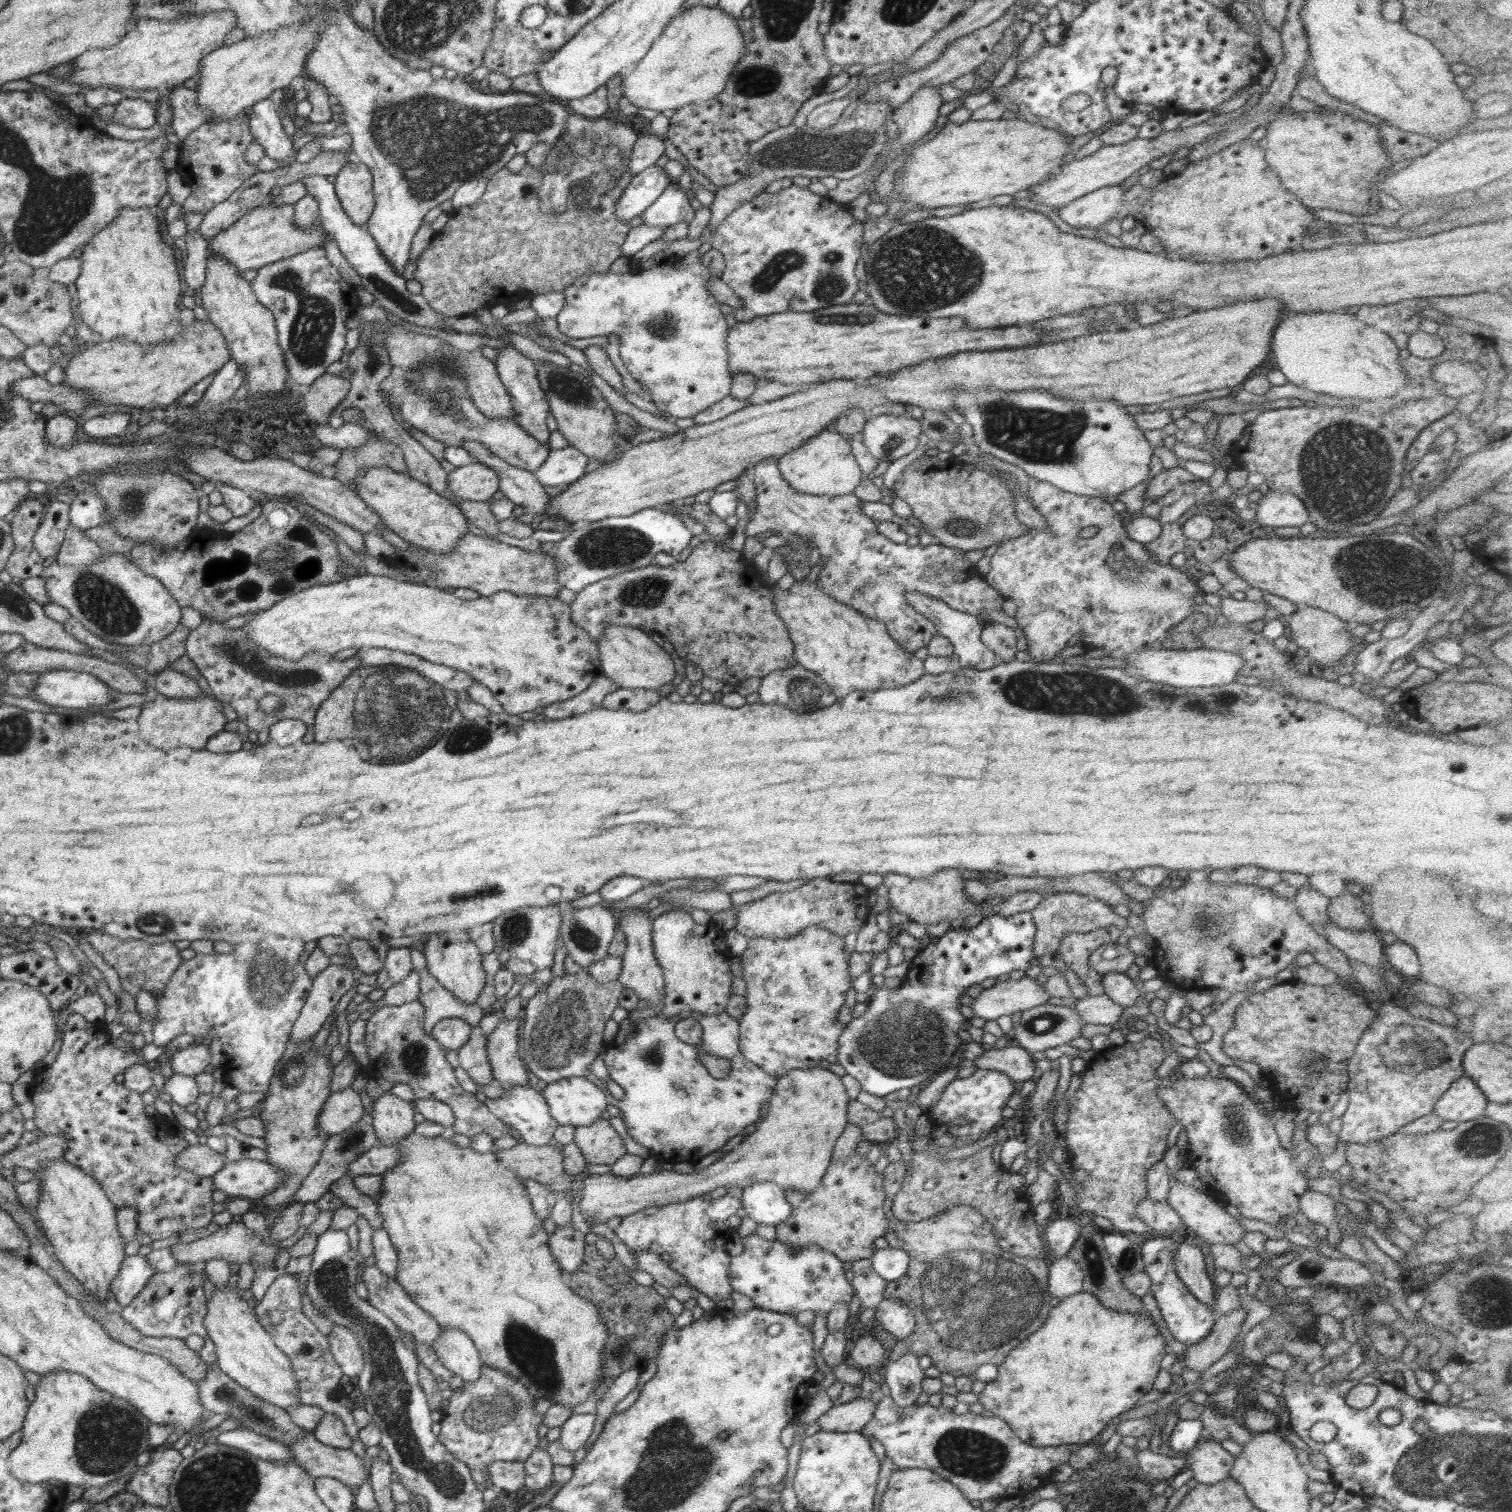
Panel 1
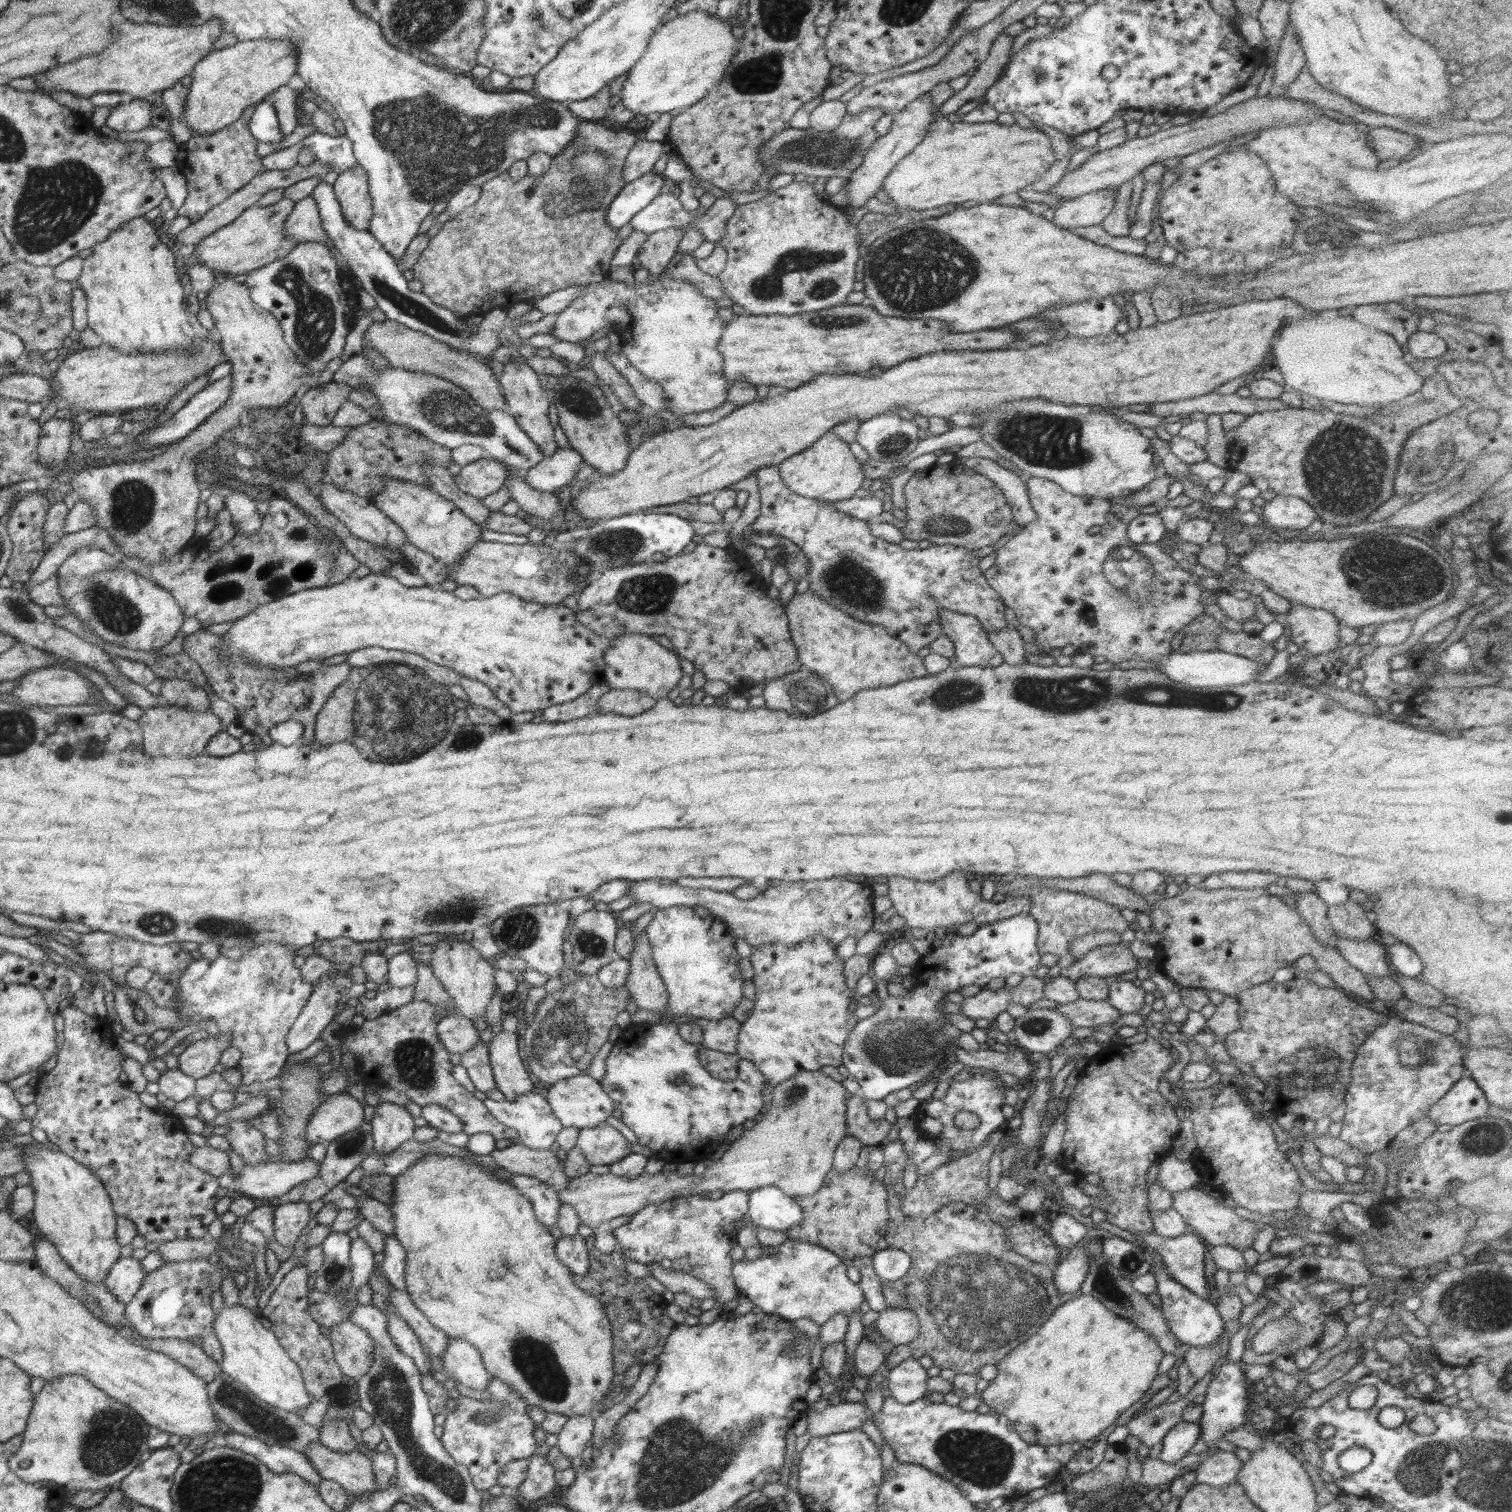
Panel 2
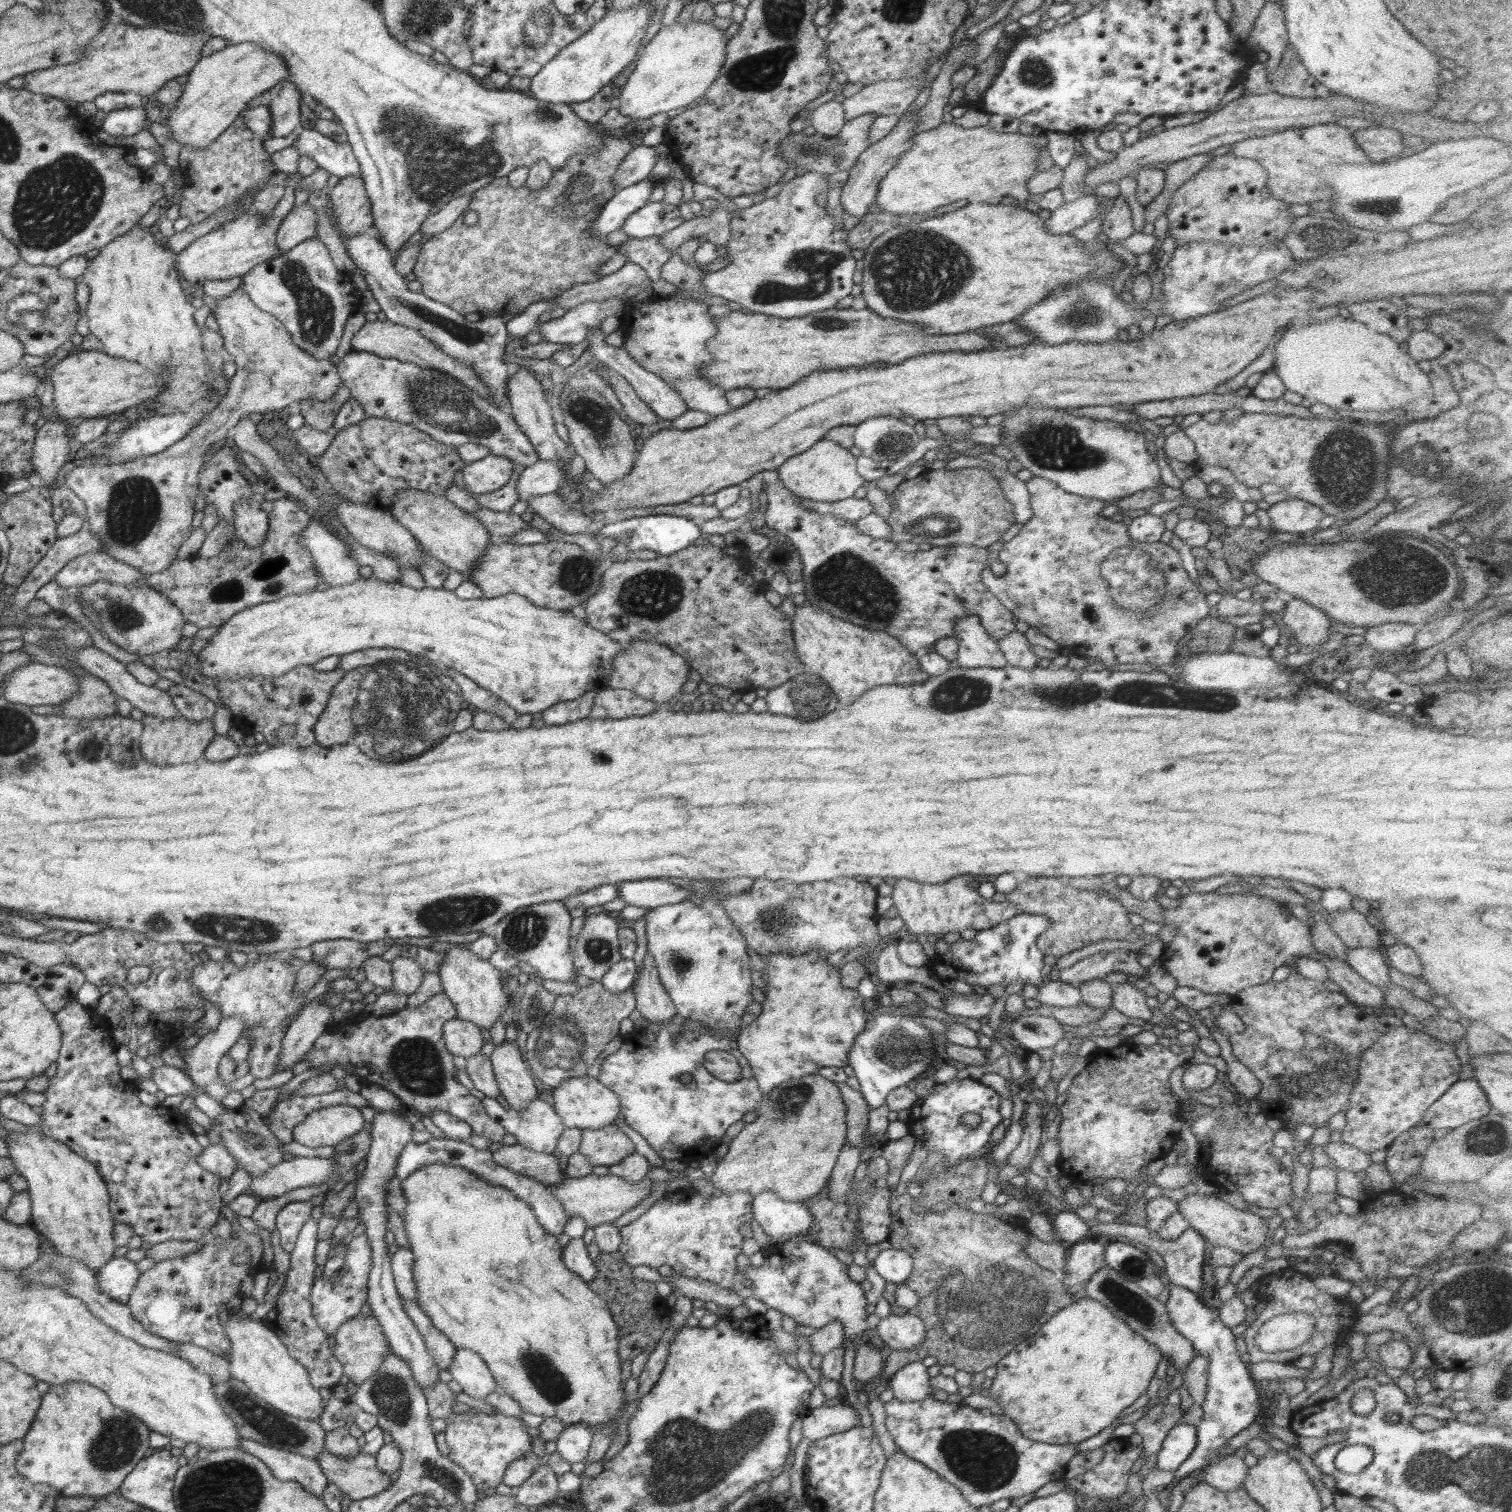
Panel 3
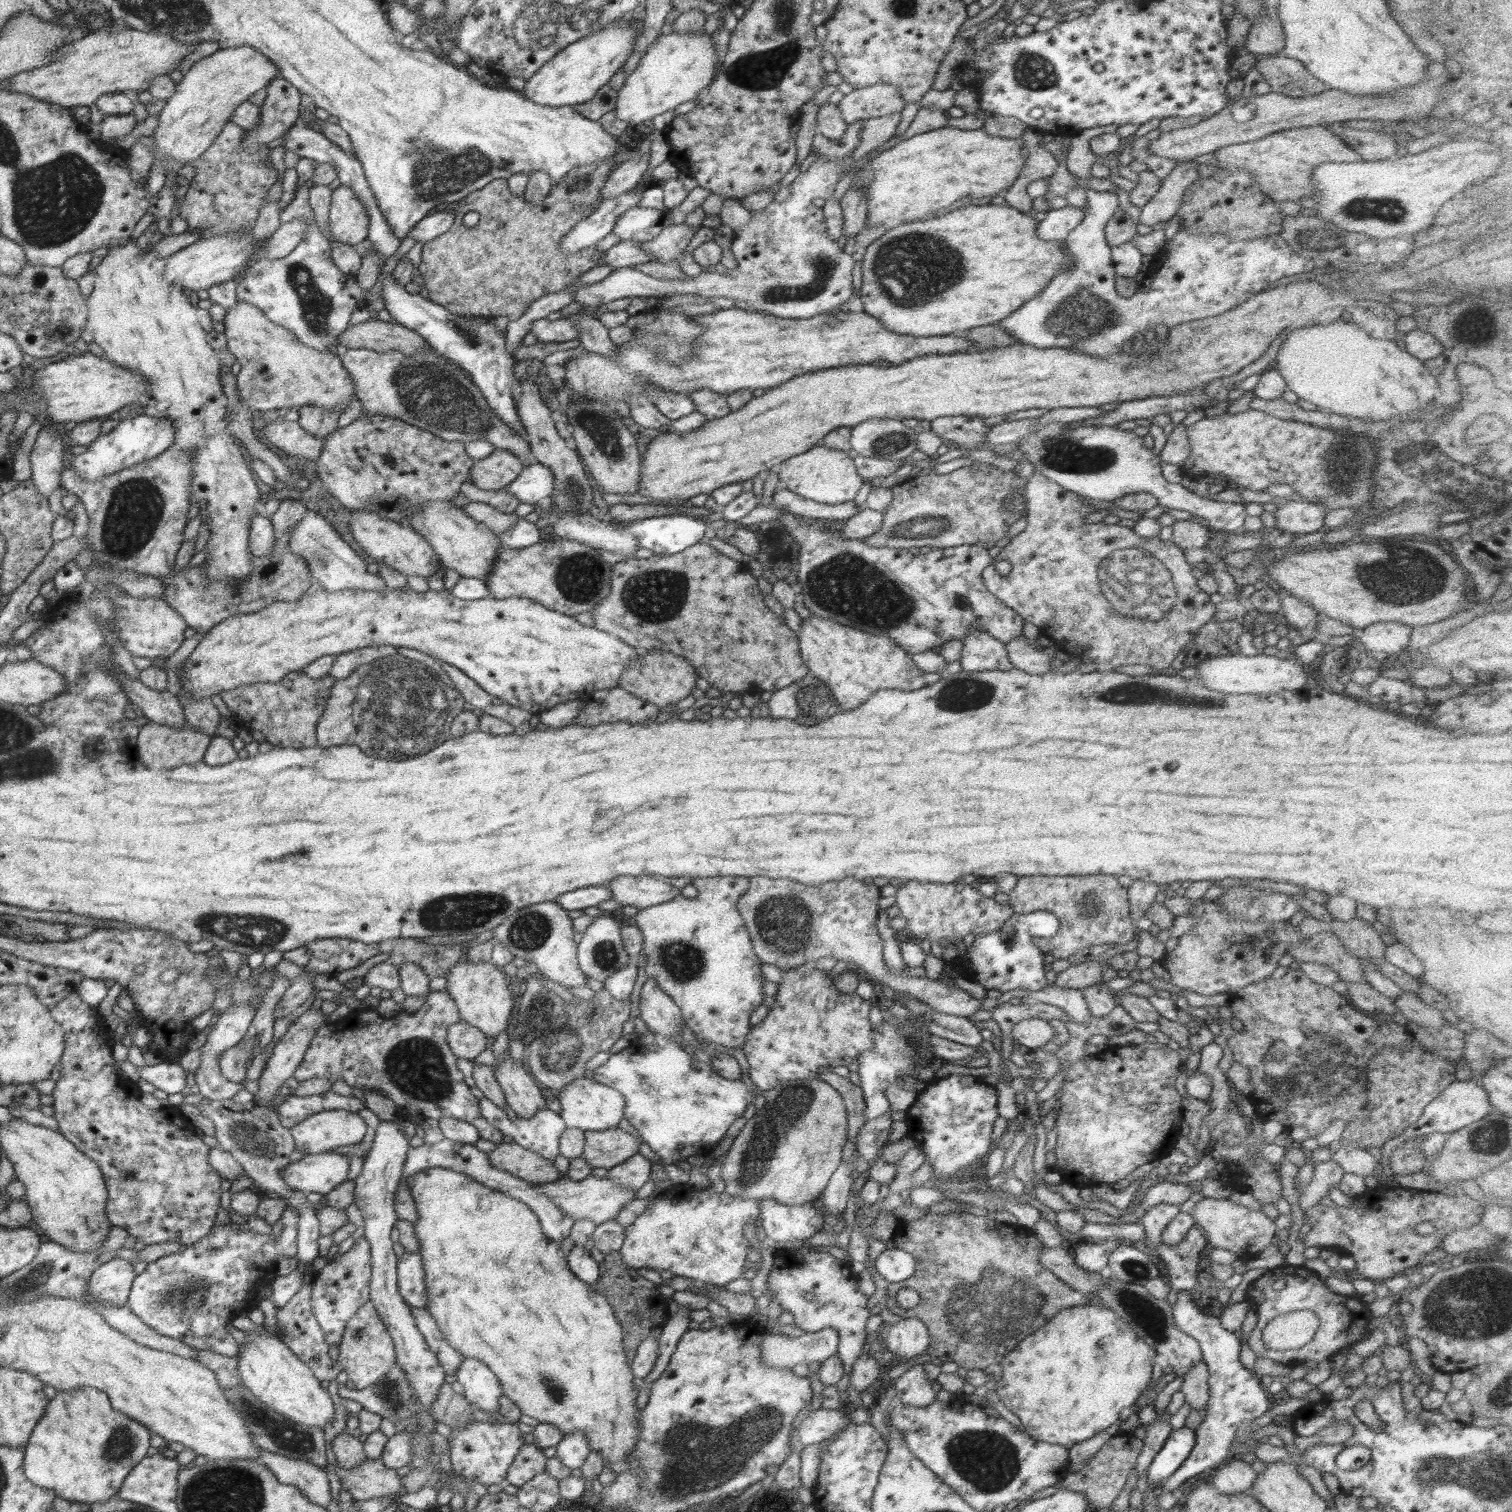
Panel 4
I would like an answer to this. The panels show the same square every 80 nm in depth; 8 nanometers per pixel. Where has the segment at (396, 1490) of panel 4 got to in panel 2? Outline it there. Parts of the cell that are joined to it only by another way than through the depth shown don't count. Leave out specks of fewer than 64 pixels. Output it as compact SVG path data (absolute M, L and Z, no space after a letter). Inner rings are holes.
M320 1441L311 1442L303 1452L305 1457L316 1467L317 1473L324 1479L336 1481L340 1486L347 1490L352 1499L361 1495L365 1491L376 1491L377 1484L372 1472L372 1457L364 1455L364 1449L354 1450L347 1453L330 1450Z

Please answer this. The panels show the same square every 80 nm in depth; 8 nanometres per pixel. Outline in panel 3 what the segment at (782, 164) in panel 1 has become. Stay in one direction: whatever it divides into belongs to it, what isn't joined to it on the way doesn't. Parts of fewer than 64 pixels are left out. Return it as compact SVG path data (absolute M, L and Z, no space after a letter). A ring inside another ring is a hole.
M863 114L862 116L845 120L841 131L833 137L820 133L811 136L804 135L802 131L790 133L789 139L779 146L779 154L789 162L807 170L807 172L821 172L822 174L834 174L840 170L849 171L859 156L866 150L869 144L869 132L874 119L878 115ZM720 205L710 216L700 216L697 219L685 221L680 226L666 232L660 237L660 242L672 254L676 253L679 246L686 240L698 239L698 237L706 237L714 245L725 246L728 250L727 245L731 236L730 222L728 209Z

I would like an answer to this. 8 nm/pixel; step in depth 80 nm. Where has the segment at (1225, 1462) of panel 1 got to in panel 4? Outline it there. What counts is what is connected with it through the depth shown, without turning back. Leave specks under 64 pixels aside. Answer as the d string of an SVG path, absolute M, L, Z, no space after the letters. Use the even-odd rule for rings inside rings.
M1236 1459L1216 1467L1216 1473L1212 1474L1212 1484L1224 1494L1246 1493L1252 1488L1257 1474L1249 1463Z

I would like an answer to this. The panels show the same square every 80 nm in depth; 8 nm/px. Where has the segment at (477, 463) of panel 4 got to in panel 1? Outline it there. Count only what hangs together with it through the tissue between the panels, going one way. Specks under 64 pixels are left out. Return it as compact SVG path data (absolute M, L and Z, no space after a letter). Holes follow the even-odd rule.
M472 462L464 467L458 467L448 474L447 488L463 500L488 502L492 495L499 490L498 473L492 469Z

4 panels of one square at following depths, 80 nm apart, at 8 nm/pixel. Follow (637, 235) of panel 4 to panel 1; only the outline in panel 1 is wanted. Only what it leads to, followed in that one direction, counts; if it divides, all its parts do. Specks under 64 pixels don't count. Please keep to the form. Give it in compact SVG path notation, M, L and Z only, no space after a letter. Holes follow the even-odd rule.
M673 181L662 195L640 215L642 224L650 228L668 228L674 224L690 223L695 210L686 198L687 193Z

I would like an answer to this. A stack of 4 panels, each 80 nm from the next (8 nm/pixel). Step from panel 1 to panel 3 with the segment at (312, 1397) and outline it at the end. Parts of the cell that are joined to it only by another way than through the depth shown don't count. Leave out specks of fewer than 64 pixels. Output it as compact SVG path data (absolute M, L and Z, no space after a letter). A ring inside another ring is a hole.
M310 1216L310 1219L302 1225L295 1240L295 1247L290 1253L291 1265L285 1276L285 1282L288 1284L284 1286L284 1292L275 1298L275 1306L270 1309L262 1323L275 1331L291 1357L308 1370L311 1385L316 1390L322 1390L322 1388L331 1388L339 1382L343 1375L343 1366L333 1355L328 1335L320 1328L311 1311L314 1287L317 1283L314 1279L317 1267L314 1263L314 1250L318 1240L318 1223Z

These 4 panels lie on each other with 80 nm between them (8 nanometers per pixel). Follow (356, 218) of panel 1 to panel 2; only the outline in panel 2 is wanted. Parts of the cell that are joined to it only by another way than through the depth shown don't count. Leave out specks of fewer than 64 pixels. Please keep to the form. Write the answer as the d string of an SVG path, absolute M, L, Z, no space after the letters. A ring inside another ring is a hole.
M356 164L343 170L332 186L344 220L356 230L368 231L373 216L368 184L364 167Z

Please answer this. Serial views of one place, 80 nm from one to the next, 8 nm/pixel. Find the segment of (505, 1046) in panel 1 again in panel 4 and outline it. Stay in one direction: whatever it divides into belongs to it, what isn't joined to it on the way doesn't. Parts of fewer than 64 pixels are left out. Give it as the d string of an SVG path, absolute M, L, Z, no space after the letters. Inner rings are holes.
M508 1057L495 1064L493 1075L502 1087L505 1101L518 1117L529 1119L537 1110L546 1107L541 1086L524 1063Z

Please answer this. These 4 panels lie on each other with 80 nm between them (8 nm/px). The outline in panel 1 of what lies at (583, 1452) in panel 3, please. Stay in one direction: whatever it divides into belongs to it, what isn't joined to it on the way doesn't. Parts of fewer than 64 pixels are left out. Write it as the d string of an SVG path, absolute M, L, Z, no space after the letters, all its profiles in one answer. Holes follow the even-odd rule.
M591 1413L571 1414L561 1426L559 1442L572 1454L580 1450L593 1432L595 1416Z

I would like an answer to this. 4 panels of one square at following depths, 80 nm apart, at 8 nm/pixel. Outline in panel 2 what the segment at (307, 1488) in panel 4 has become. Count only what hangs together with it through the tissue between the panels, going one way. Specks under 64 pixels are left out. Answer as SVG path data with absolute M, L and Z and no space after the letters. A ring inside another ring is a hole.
M231 1430L220 1439L220 1442L227 1447L259 1458L260 1462L263 1462L276 1474L294 1473L300 1475L300 1478L316 1488L324 1479L317 1473L316 1467L305 1457L303 1452L280 1446L280 1444L266 1444L258 1438L236 1434Z

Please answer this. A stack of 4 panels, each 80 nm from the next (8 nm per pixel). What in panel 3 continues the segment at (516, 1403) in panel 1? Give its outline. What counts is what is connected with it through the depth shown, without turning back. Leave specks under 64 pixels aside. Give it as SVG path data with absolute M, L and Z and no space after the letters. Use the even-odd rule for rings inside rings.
M472 1409L446 1420L445 1444L452 1462L461 1466L472 1479L478 1491L497 1487L511 1462L531 1452L531 1437L524 1431L525 1422L517 1416L506 1416L500 1411Z

